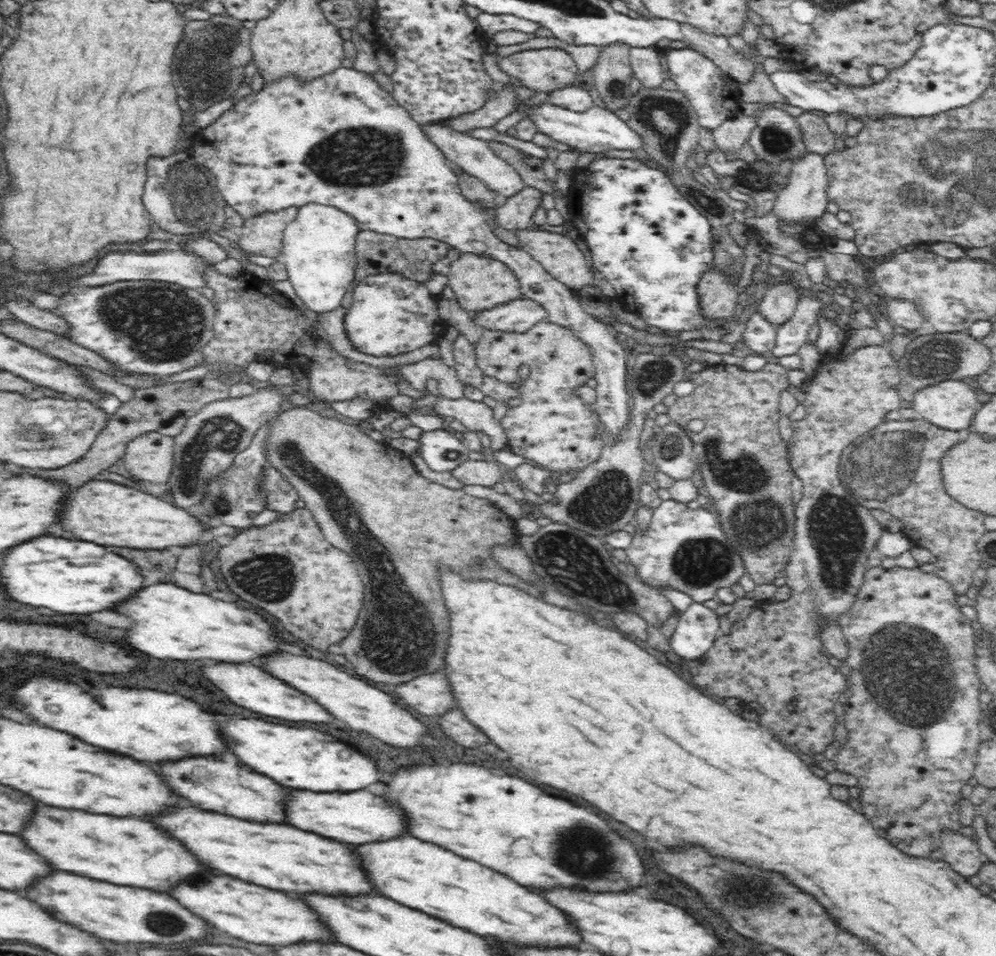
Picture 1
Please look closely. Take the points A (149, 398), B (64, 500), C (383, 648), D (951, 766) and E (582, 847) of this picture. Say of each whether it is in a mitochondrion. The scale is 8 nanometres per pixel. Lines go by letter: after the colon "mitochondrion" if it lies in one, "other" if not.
A: other
B: other
C: mitochondrion
D: other
E: mitochondrion

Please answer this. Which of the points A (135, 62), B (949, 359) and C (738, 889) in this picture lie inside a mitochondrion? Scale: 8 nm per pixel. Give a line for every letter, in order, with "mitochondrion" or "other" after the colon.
A: other
B: mitochondrion
C: mitochondrion

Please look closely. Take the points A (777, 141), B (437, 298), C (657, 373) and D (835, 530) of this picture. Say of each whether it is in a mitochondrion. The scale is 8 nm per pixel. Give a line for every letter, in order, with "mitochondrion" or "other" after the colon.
A: mitochondrion
B: other
C: mitochondrion
D: mitochondrion

